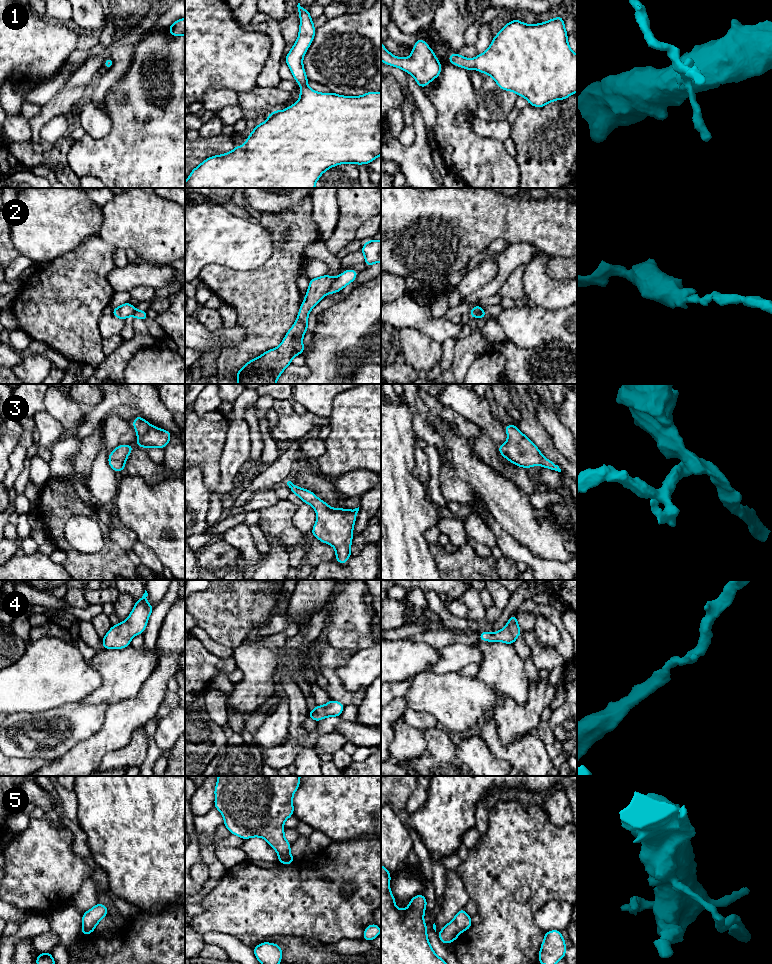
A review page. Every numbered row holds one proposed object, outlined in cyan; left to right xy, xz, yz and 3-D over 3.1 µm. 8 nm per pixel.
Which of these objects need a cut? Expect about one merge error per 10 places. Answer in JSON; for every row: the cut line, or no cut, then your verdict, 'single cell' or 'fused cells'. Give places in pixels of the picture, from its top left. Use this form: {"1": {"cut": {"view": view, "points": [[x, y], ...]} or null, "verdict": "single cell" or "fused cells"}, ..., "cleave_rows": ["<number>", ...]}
{"1": {"cut": null, "verdict": "single cell"}, "2": {"cut": {"view": "xz", "points": [[334, 278], [328, 293]]}, "verdict": "fused cells"}, "3": {"cut": null, "verdict": "single cell"}, "4": {"cut": null, "verdict": "single cell"}, "5": {"cut": {"view": "yz", "points": [[453, 920], [460, 932]]}, "verdict": "fused cells"}, "cleave_rows": ["2", "5"]}

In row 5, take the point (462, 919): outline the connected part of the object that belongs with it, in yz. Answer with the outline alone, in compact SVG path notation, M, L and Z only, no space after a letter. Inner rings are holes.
M464 908L460 909L454 917L460 932L467 931L473 924L471 917L467 914Z

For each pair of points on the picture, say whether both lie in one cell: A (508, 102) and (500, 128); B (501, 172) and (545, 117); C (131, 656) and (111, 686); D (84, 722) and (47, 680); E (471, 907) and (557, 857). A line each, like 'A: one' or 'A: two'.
A: two
B: two
C: one
D: two
E: two

